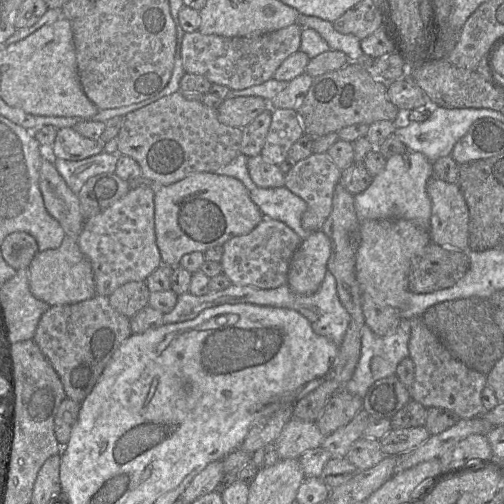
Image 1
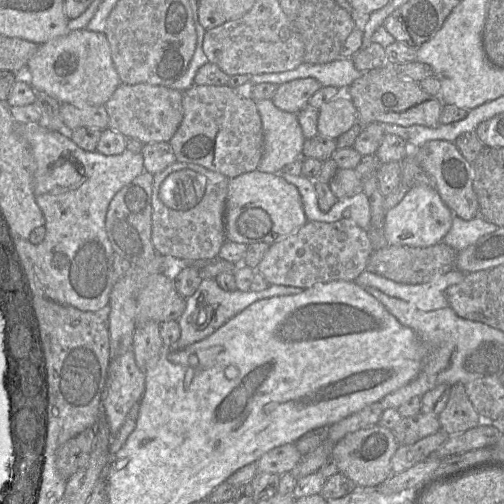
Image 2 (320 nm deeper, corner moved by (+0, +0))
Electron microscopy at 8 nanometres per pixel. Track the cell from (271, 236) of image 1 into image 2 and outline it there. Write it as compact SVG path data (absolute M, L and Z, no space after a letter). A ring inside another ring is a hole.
M351 219L336 222L308 220L296 232L270 243L255 270L270 284L305 289L334 280L354 281L366 270L373 252L367 230Z

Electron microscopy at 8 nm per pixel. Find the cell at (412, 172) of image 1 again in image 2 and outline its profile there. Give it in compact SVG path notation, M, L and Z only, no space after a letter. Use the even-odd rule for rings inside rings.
M414 186L410 188L396 206L386 212L384 232L387 243L413 247L428 247L442 242L442 239L451 228L452 221L453 213L444 203L435 188Z

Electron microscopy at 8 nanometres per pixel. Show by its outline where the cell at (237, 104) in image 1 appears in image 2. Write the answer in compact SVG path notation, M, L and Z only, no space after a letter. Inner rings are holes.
M314 78L296 79L279 85L271 100L280 110L297 114L321 88L321 83Z

